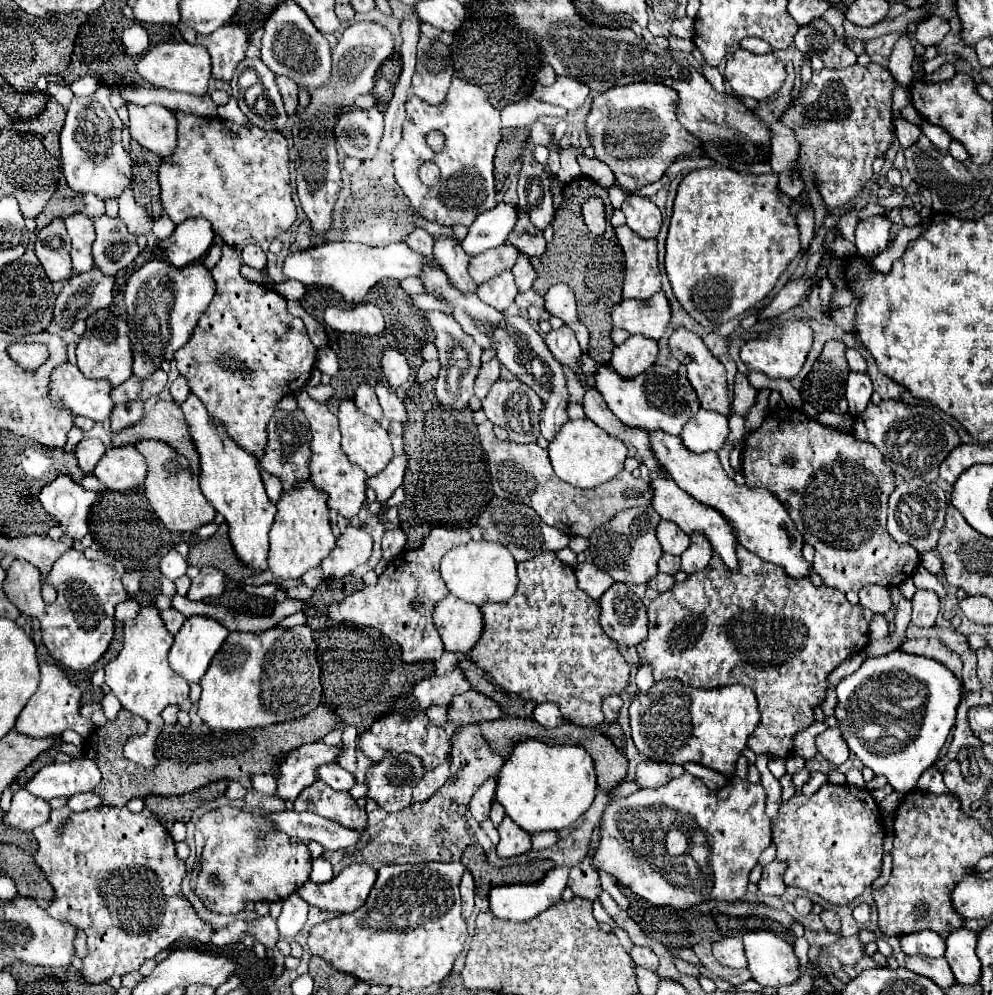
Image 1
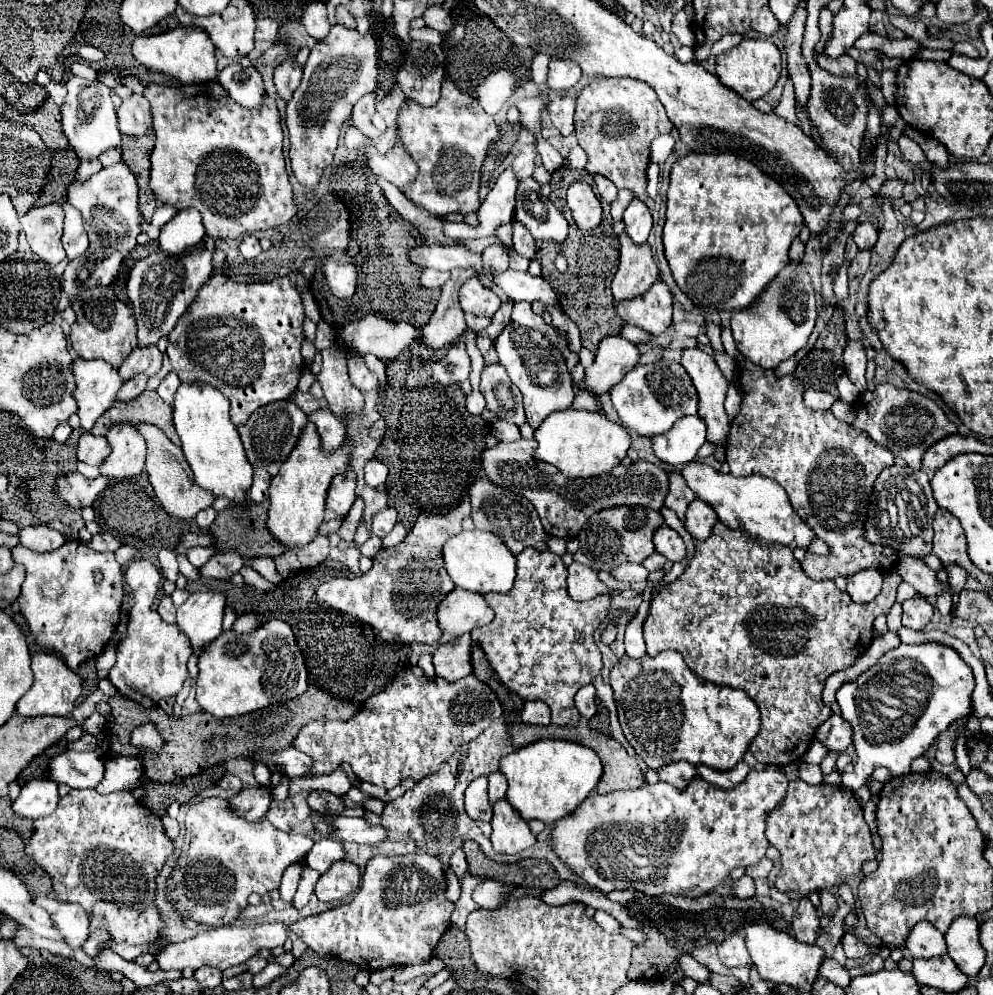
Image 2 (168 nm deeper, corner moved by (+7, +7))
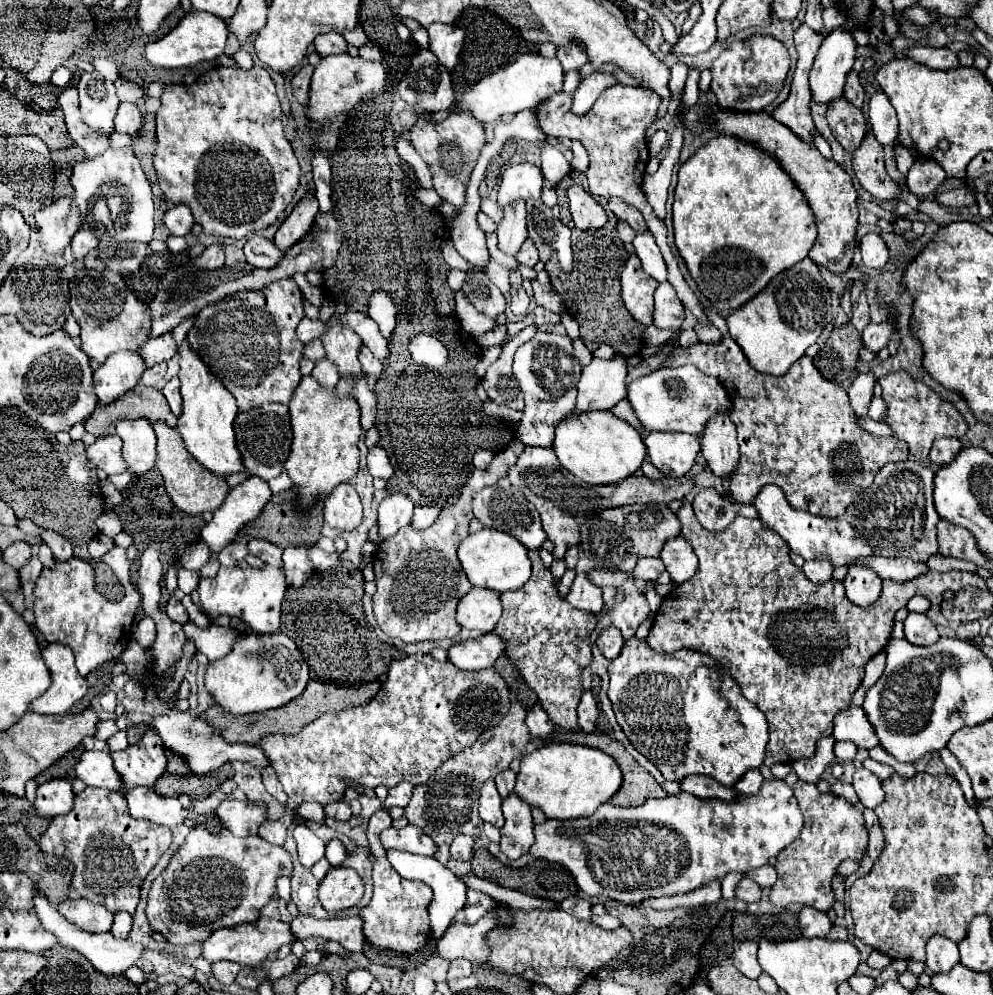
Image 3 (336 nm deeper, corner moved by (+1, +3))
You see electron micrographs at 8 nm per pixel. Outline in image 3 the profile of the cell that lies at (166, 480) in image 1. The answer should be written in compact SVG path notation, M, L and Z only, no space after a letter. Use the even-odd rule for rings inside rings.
M160 421L154 423L152 427L158 437L156 467L160 469L160 473L164 477L164 487L166 487L166 493L172 499L172 503L188 515L202 515L206 511L216 511L228 495L226 481L222 477L212 477L212 473L206 473L206 469L202 469L202 465L198 465L198 461L186 451L178 431L170 429L168 425L162 425Z

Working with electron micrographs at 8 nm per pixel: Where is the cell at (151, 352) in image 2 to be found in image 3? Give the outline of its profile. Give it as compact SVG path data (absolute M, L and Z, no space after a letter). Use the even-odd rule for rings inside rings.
M164 333L156 339L148 339L144 343L144 349L140 349L140 357L144 359L146 367L154 367L162 361L170 361L176 353L176 343L170 333Z

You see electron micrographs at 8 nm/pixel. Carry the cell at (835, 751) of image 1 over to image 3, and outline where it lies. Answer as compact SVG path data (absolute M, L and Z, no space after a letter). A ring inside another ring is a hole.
M848 707L834 717L834 739L836 741L852 741L856 747L870 749L876 747L876 735L872 733L872 725L868 723L862 707Z

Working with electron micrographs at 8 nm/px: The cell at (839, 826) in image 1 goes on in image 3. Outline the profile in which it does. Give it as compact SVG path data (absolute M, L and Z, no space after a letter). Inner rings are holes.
M804 781L794 785L794 797L798 799L800 811L804 815L804 827L792 845L778 853L778 881L772 885L770 901L780 907L800 903L828 911L834 903L830 879L842 861L860 861L868 853L868 829L864 825L862 813L844 797L834 793L820 793L816 785Z

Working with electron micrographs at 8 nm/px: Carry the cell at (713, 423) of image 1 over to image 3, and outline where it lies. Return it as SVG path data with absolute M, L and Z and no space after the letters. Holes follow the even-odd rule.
M650 433L644 443L650 463L668 477L686 475L700 453L700 437L690 433Z

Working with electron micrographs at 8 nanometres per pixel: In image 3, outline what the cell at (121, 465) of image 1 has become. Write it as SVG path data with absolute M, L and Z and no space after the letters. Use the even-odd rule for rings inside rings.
M118 421L116 435L124 441L122 457L132 475L148 473L156 459L156 435L150 421Z

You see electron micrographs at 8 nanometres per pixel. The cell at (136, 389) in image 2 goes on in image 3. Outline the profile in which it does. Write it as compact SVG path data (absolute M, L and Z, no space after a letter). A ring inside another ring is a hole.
M158 363L150 369L144 371L144 375L140 377L140 385L146 385L146 387L154 387L166 373L166 363Z

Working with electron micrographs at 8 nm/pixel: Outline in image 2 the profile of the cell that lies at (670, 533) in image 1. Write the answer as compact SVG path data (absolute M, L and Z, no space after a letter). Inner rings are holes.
M662 525L656 529L654 547L658 553L668 557L672 563L682 561L686 557L686 545L684 545L682 537L674 529L670 529L668 525Z

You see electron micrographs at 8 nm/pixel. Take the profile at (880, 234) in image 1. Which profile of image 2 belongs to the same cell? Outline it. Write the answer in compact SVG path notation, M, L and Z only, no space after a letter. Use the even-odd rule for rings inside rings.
M860 223L860 225L856 225L852 237L854 237L854 243L858 245L858 249L872 249L878 239L878 229L872 223Z

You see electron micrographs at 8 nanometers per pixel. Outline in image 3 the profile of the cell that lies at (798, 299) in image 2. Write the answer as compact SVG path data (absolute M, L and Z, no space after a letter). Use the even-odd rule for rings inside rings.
M806 257L792 269L776 275L756 299L732 311L726 319L732 339L742 347L750 365L768 375L784 375L794 361L798 361L818 335L832 321L830 291L820 277L818 265Z

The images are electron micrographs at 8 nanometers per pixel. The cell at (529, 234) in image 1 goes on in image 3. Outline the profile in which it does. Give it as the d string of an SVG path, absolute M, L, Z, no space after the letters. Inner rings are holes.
M528 237L522 245L522 249L516 253L516 259L522 263L522 265L528 265L528 267L534 267L538 263L538 251L534 247L534 241Z

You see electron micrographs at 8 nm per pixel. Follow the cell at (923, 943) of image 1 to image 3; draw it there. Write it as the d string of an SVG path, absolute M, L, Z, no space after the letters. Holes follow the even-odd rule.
M934 935L926 943L926 967L932 973L946 973L958 963L958 945L946 937Z

